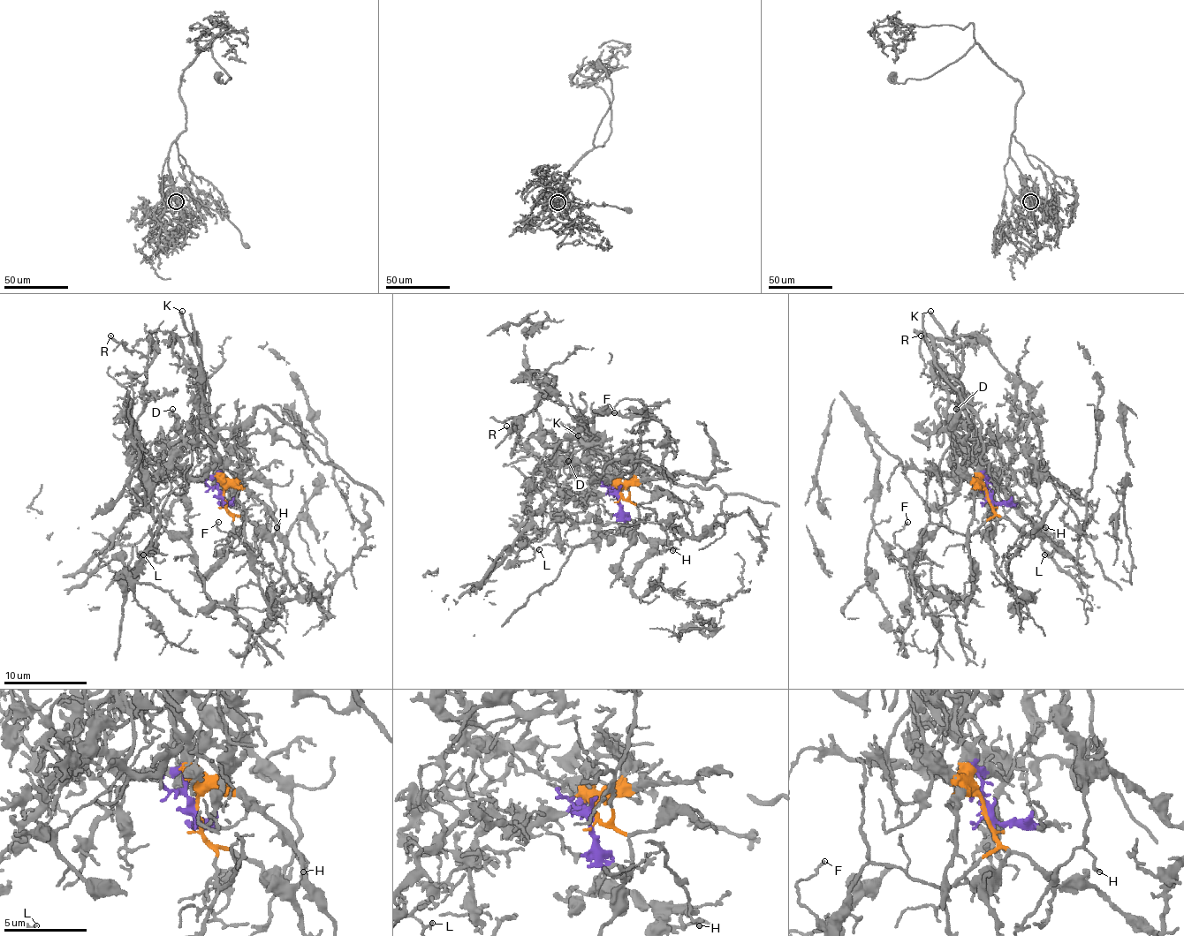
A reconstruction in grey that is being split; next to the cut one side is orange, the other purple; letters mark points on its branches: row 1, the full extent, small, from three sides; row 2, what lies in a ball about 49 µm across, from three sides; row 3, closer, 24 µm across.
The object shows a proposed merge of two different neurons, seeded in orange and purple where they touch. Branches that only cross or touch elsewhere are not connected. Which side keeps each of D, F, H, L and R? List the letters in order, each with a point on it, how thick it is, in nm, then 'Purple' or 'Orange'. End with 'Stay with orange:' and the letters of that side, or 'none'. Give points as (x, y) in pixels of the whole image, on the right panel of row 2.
D: Place: (956, 409). Thickness 120 nm. Purple
F: Place: (907, 522). Thickness 130 nm. Orange
H: Place: (1045, 527). Thickness 180 nm. Orange
L: Place: (1044, 554). Thickness 160 nm. Purple
R: Place: (921, 335). Thickness 160 nm. Purple
Stay with orange: F, H

